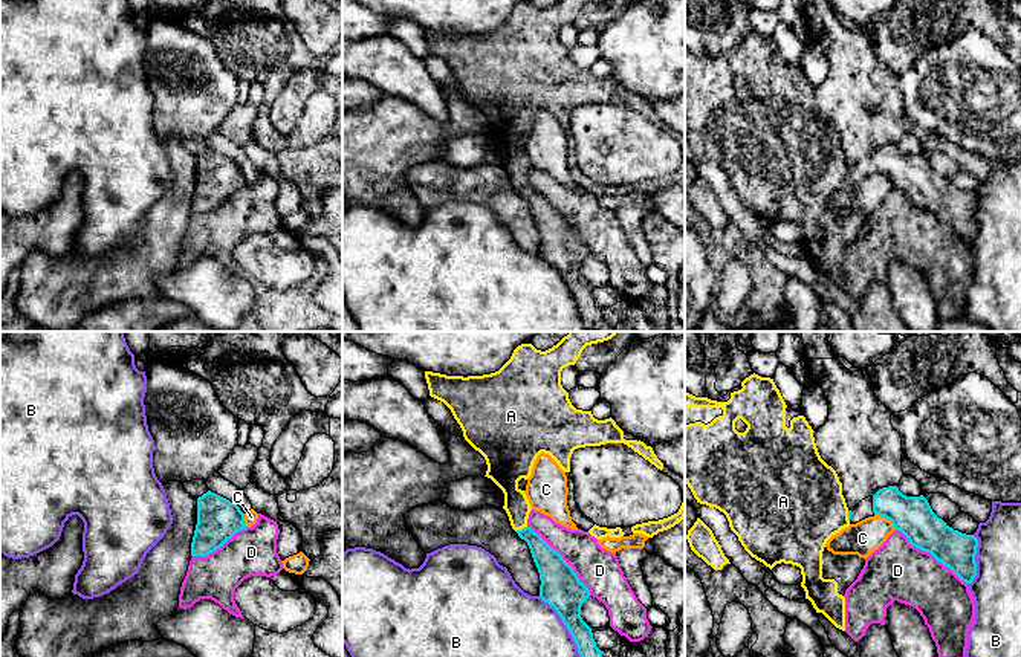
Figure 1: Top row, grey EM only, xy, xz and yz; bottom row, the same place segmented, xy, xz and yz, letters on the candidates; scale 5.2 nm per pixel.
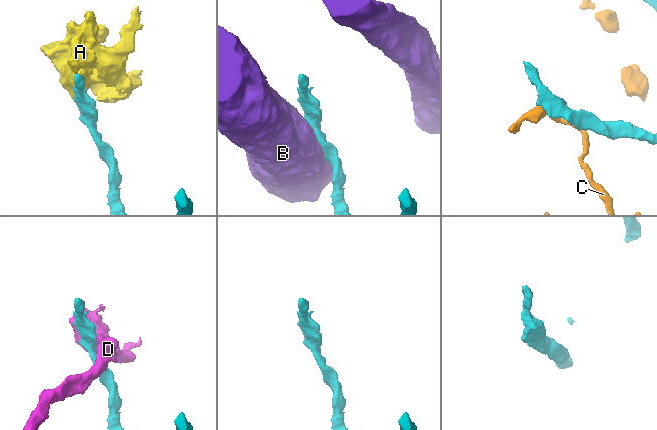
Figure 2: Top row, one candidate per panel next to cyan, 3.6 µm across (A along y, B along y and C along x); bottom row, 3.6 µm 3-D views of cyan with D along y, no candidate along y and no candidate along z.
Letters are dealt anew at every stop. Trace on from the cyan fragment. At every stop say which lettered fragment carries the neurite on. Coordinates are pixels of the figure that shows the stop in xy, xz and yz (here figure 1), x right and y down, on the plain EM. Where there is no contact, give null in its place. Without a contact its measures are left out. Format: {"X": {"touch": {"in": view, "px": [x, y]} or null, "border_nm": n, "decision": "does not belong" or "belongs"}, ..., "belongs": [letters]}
{"A": {"touch": {"in": "xz", "px": [521, 187]}, "border_nm": 70, "decision": "belongs"}, "B": {"touch": {"in": "xz", "px": [570, 291]}, "border_nm": 480, "decision": "does not belong"}, "C": {"touch": {"in": "yz", "px": [887, 176]}, "border_nm": 140, "decision": "does not belong"}, "D": {"touch": {"in": "yz", "px": [930, 210]}, "border_nm": 480, "decision": "does not belong"}, "belongs": ["A"]}

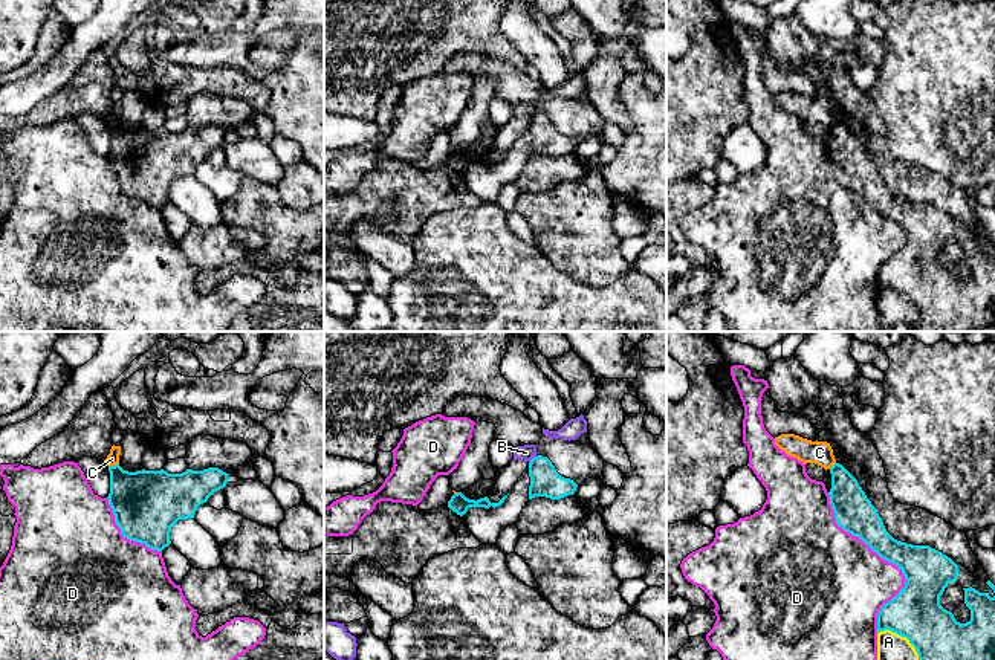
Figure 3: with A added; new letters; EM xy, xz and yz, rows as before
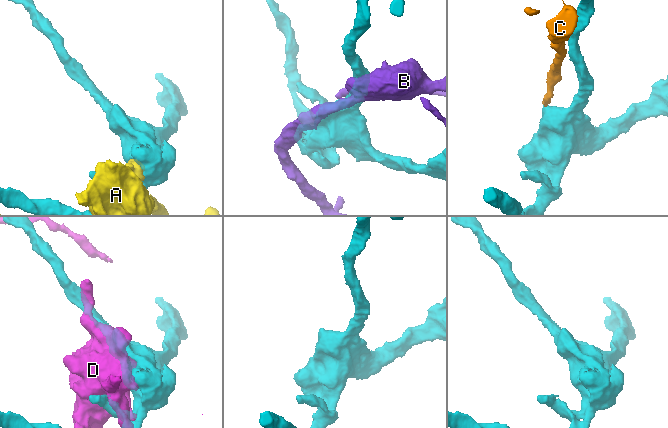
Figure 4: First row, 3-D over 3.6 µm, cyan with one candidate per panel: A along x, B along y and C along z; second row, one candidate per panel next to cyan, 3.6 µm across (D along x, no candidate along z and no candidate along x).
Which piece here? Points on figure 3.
{"A": {"touch": {"in": "yz", "px": [908, 297]}, "border_nm": 280, "decision": "does not belong"}, "B": {"touch": {"in": "xz", "px": [532, 116]}, "border_nm": 60, "decision": "does not belong"}, "C": {"touch": {"in": "xy", "px": [115, 122]}, "border_nm": 60, "decision": "does not belong"}, "D": {"touch": {"in": "yz", "px": [885, 217]}, "border_nm": 800, "decision": "does not belong"}, "belongs": []}

